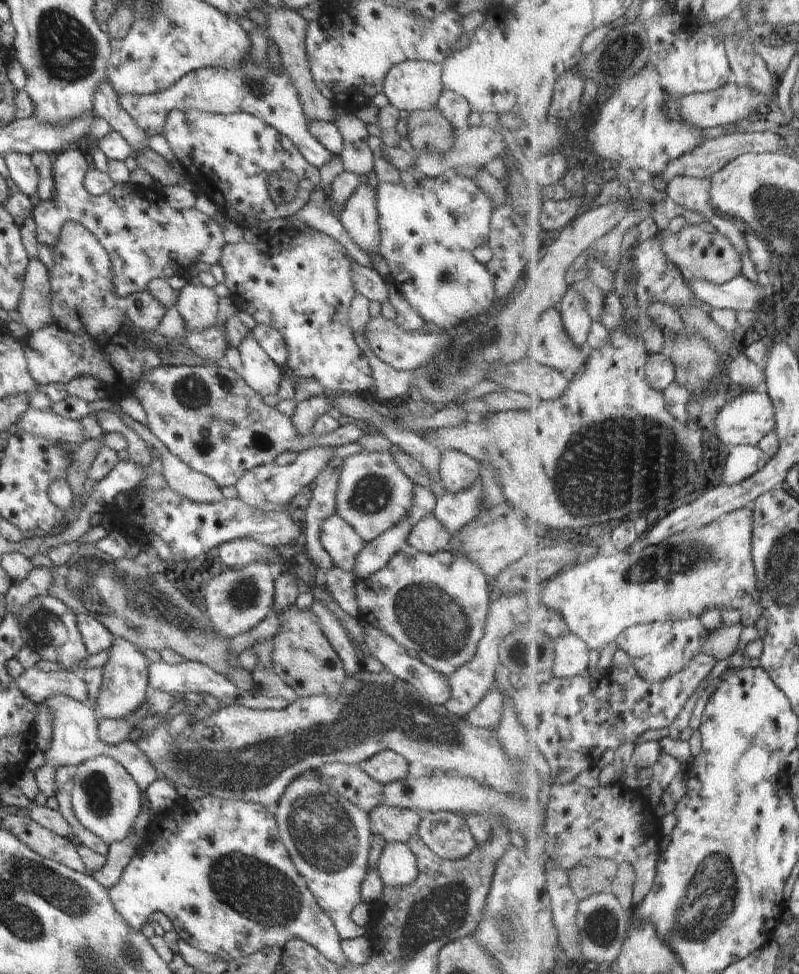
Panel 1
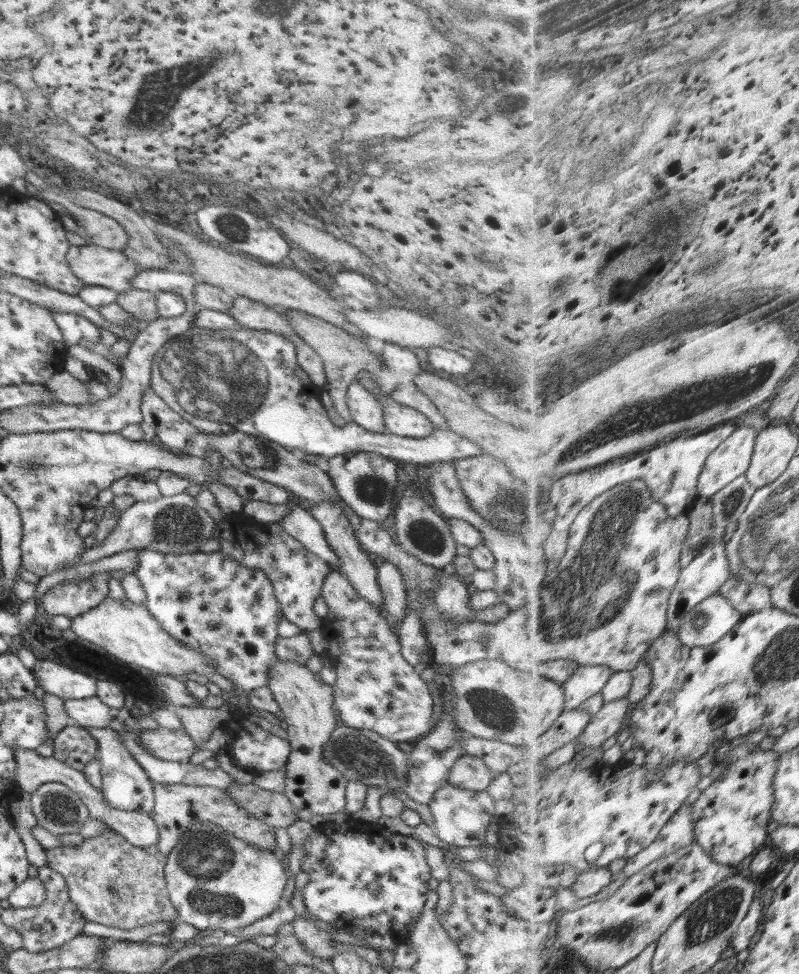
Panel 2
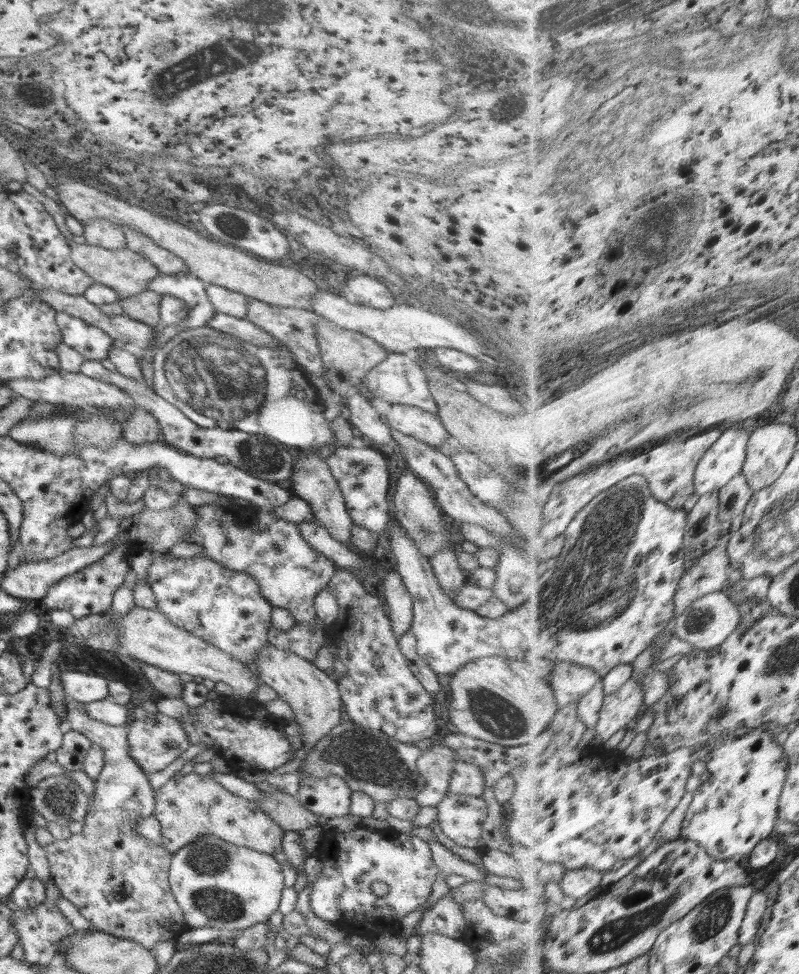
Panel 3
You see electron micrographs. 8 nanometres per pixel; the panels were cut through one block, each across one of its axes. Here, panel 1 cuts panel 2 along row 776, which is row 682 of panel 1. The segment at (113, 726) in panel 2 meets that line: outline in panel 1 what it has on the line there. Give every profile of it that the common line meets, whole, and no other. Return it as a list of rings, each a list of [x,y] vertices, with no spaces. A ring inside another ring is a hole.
[[[149,661],[148,672],[149,686],[167,693],[208,693],[228,705],[236,705],[236,699],[243,695],[224,675],[194,661],[179,665]]]

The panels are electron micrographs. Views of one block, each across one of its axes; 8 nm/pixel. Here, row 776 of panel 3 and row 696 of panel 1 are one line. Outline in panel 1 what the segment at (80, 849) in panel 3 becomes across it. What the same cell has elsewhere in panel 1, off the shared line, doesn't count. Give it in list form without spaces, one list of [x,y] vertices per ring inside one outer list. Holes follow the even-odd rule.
[[[116,637],[116,642],[109,648],[109,657],[104,664],[103,679],[97,703],[93,707],[99,719],[123,719],[133,715],[147,700],[146,689],[149,687],[149,660],[137,644]]]

